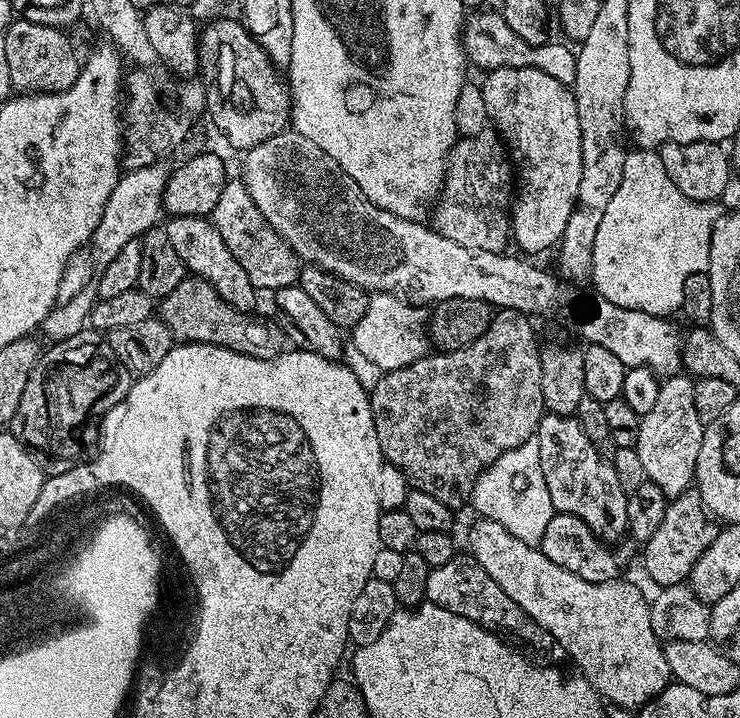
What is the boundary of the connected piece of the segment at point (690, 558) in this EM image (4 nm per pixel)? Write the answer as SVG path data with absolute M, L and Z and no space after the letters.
M689 490L680 496L671 497L658 530L650 537L650 542L642 545L645 574L660 588L685 583L694 570L698 558L702 558L710 542L714 542L717 531L717 525L713 523L708 511L704 509L699 492Z

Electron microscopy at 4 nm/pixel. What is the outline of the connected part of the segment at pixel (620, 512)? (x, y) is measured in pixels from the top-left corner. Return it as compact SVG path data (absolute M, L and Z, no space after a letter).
M544 415L534 438L538 442L542 478L546 478L546 490L550 490L553 509L582 518L599 540L617 542L625 539L628 493L622 490L622 482L618 482L618 474L614 474L611 459L586 438L586 430L582 430L575 415Z

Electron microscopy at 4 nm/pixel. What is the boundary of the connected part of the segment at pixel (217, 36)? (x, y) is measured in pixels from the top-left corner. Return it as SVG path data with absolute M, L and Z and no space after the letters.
M214 19L203 25L198 39L202 80L206 85L206 116L212 119L213 126L228 139L229 146L247 150L285 131L292 119L291 91L285 77L281 75L276 65L270 62L262 46L258 46L258 42L250 35L243 23L239 19Z

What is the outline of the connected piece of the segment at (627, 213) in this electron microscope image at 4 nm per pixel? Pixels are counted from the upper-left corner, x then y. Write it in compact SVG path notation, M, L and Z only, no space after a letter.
M635 151L628 152L622 182L594 234L590 284L614 306L668 316L679 309L686 278L707 272L712 227L722 212L715 203L686 198L670 182L659 151Z

